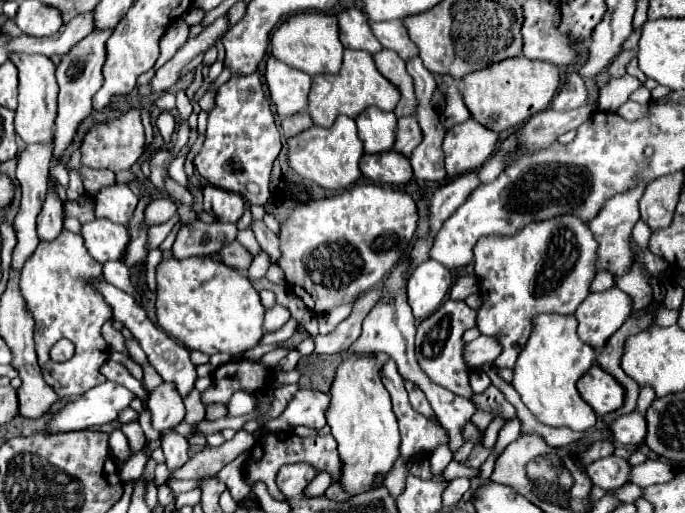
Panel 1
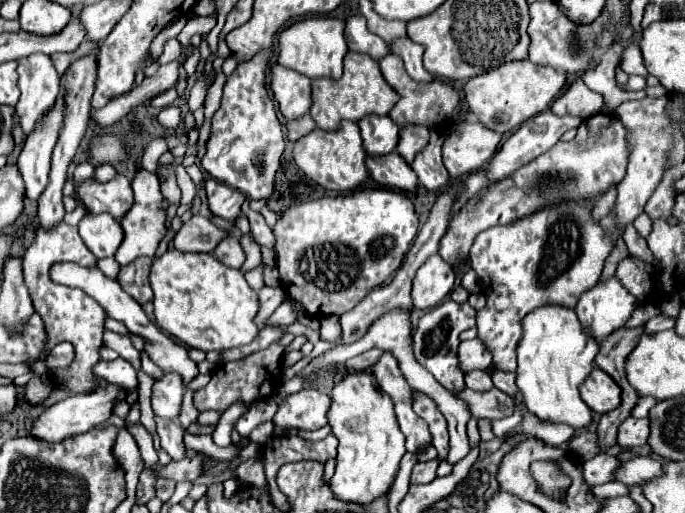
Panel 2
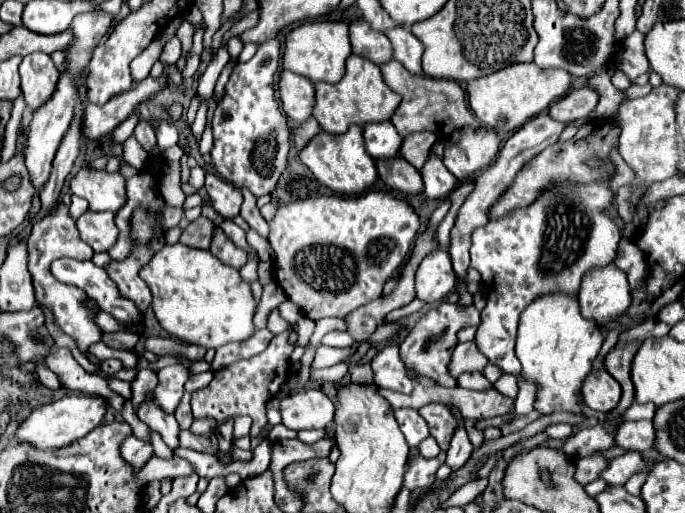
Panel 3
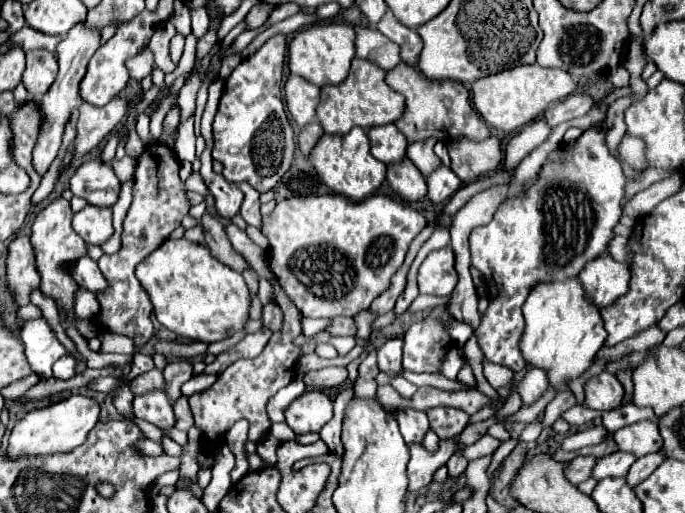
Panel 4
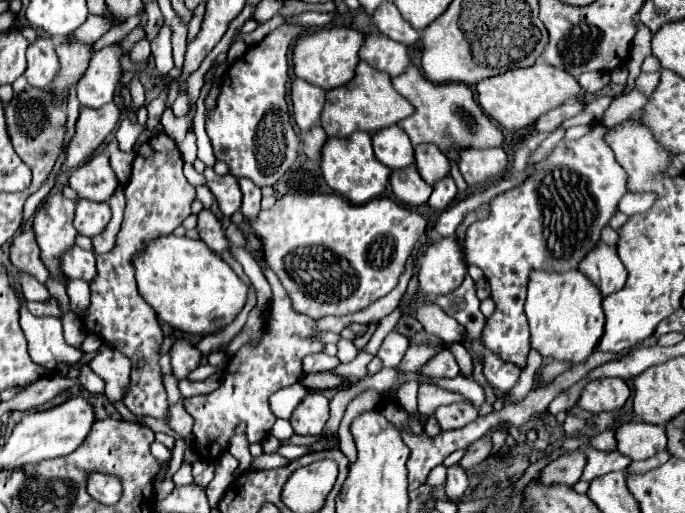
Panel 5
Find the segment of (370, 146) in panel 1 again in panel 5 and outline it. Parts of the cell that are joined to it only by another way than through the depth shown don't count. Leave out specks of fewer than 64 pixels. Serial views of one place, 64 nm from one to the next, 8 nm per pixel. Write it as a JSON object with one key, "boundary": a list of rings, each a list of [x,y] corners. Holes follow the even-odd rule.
{"boundary":[[[398,126],[384,128],[372,136],[376,158],[392,170],[408,168],[414,164],[414,146],[406,132]]]}

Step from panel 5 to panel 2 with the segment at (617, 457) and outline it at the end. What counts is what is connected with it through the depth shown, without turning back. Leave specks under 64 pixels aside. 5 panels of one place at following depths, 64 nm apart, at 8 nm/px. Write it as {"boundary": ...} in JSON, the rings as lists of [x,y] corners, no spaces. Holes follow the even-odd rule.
{"boundary":[[[636,456],[628,462],[622,462],[614,476],[622,484],[644,484],[650,478],[656,478],[660,474],[662,474],[662,464],[658,460],[652,460],[646,456]]]}

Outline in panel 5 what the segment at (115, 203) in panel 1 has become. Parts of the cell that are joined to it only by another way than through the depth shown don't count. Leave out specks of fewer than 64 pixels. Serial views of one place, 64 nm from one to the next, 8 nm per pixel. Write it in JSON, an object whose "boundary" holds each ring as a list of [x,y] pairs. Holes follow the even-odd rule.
{"boundary":[[[96,154],[70,176],[70,186],[78,192],[80,198],[106,202],[118,188],[114,170],[110,168],[108,154]]]}

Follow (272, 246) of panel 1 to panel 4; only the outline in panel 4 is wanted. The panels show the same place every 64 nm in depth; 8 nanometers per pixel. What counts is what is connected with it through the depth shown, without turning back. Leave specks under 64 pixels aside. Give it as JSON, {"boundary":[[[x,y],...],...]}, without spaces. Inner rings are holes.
{"boundary":[[[242,182],[242,184],[238,184],[240,186],[240,190],[244,192],[244,202],[242,202],[242,208],[240,208],[240,214],[242,214],[242,218],[246,220],[246,224],[250,224],[250,226],[256,226],[256,228],[260,228],[260,224],[262,224],[262,216],[260,216],[260,192],[258,190],[254,190],[250,184],[246,184],[246,182]]]}

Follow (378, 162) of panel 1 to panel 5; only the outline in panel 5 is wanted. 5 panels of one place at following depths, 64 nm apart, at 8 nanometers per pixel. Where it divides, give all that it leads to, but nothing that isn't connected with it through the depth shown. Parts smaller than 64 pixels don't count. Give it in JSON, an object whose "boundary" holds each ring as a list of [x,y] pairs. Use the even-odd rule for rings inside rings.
{"boundary":[[[414,166],[394,170],[390,176],[390,186],[392,186],[394,196],[408,206],[426,204],[430,198],[430,192],[432,192],[432,186],[422,180],[422,176],[418,174],[418,170]]]}

